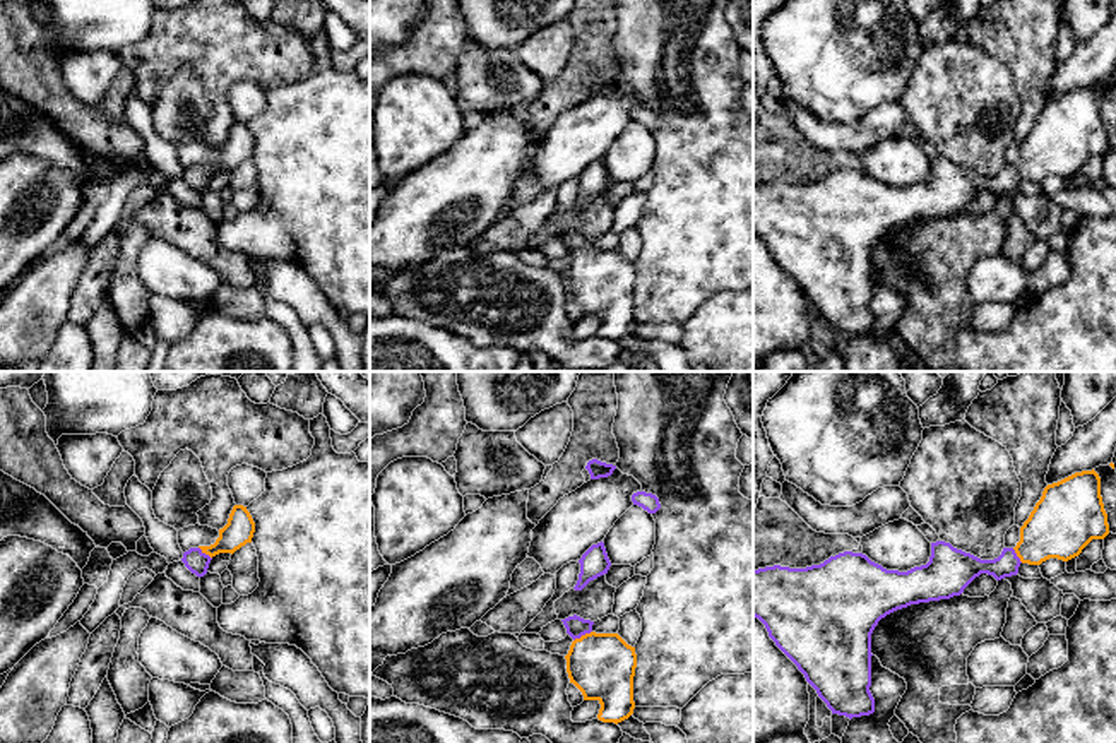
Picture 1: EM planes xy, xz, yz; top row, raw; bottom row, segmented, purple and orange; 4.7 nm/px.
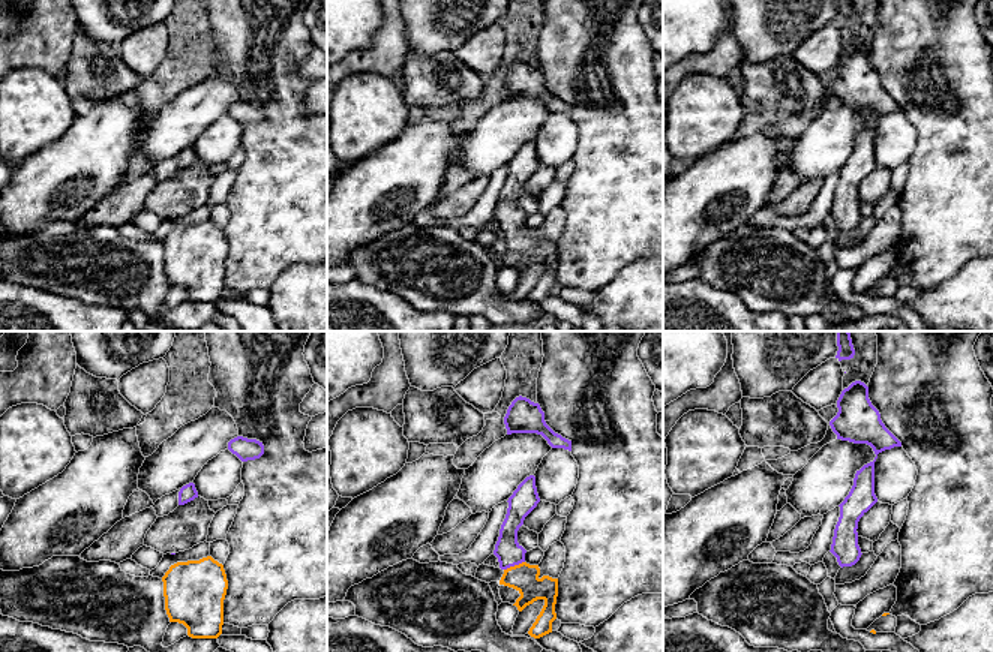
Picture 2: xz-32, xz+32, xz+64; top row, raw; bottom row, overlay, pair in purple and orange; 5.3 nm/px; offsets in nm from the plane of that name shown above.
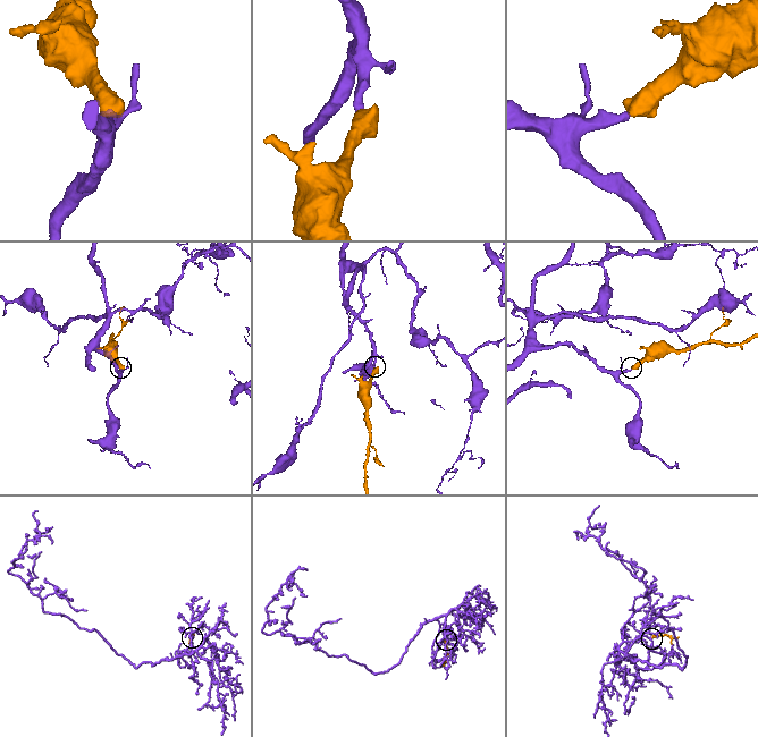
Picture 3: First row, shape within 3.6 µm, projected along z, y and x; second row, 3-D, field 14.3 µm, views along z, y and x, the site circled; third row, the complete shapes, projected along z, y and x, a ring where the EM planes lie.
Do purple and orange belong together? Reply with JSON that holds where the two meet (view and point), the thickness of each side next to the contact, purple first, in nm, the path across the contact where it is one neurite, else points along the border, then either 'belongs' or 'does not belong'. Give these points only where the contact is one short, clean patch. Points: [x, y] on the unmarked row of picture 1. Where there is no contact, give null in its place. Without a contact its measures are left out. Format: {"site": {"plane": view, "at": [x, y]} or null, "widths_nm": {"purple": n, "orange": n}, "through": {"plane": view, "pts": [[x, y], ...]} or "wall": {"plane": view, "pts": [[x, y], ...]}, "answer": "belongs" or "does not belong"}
{"site": {"plane": "xz", "at": [582, 250]}, "widths_nm": {"purple": 100, "orange": 300}, "through": {"plane": "xz", "pts": [[575, 243], [582, 250], [589, 269], [601, 283]]}, "answer": "belongs"}

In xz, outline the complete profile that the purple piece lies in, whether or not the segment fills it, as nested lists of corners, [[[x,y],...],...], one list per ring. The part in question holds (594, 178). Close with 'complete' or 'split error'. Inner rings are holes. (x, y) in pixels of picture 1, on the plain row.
[[[604,159],[592,161],[579,176],[580,190],[575,207],[582,207],[591,197],[608,190],[611,178],[608,175]]]; complete

